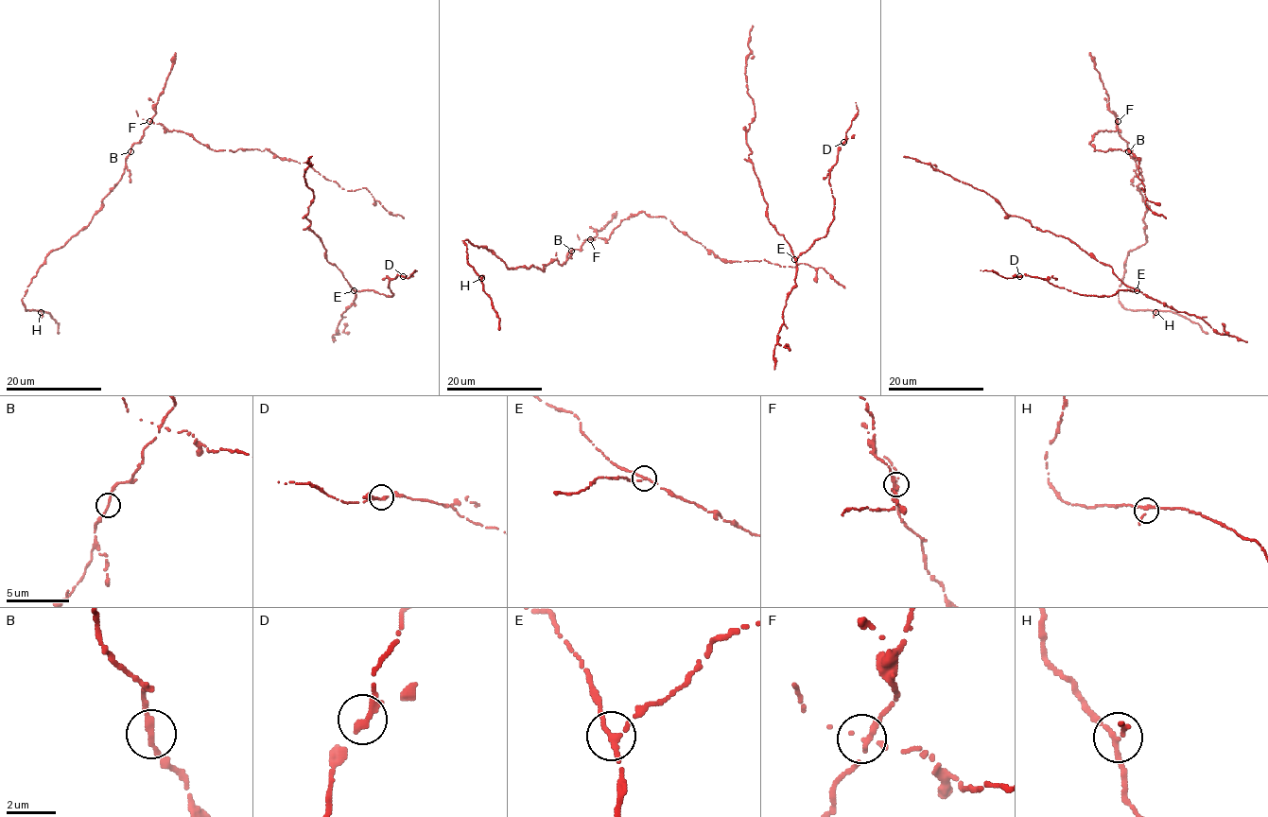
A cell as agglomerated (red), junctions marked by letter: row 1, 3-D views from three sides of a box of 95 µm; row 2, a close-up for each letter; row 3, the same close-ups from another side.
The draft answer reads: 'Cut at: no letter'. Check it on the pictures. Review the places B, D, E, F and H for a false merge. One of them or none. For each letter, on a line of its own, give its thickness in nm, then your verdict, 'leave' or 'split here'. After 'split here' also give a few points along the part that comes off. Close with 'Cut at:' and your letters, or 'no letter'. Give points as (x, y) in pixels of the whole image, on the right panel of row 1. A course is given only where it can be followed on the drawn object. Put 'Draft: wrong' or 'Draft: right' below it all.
B: calibre 240 nm; leave
D: calibre 240 nm; leave
E: calibre 240 nm; leave
F: calibre 200 nm; split here; course (1118, 122), (1118, 129), (1097, 131), (1089, 145), (1094, 150), (1127, 149), (1137, 159), (1146, 206), (1165, 218)
H: calibre 200 nm; leave
Cut at: F
Draft: wrong

